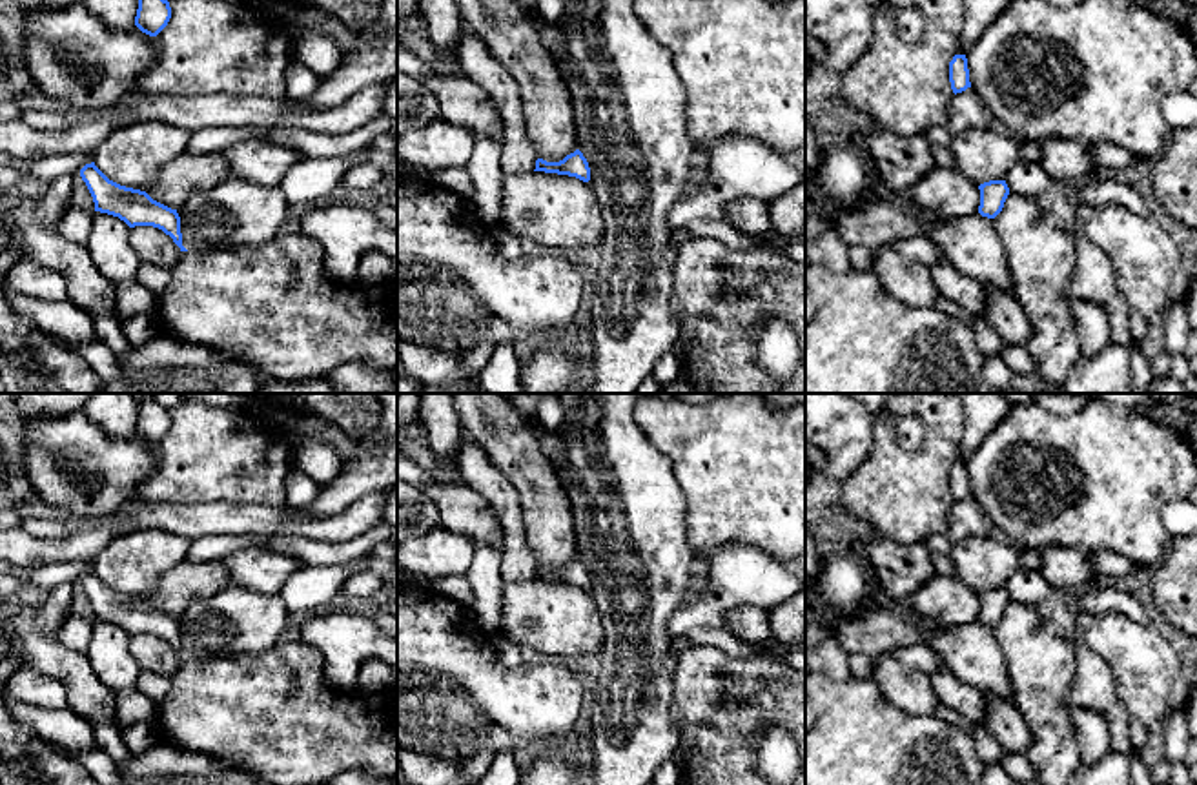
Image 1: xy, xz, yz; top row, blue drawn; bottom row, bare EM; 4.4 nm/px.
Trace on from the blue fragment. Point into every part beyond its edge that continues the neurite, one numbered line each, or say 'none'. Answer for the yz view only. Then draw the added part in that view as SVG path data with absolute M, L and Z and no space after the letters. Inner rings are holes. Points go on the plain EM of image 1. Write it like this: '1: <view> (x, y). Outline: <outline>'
none

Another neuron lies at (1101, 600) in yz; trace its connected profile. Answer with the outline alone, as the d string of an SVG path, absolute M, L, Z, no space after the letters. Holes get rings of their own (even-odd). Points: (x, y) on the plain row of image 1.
M1108 585L1095 586L1080 594L1079 608L1088 614L1120 612L1141 625L1148 625L1148 617L1141 603L1133 596Z

